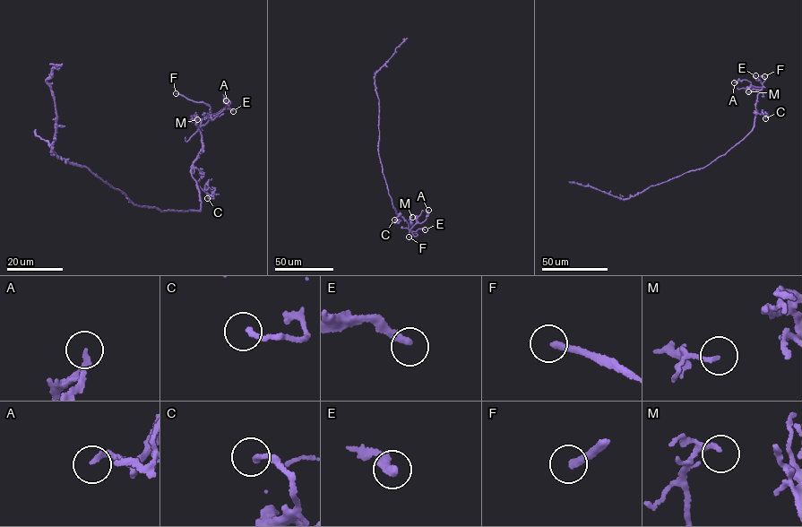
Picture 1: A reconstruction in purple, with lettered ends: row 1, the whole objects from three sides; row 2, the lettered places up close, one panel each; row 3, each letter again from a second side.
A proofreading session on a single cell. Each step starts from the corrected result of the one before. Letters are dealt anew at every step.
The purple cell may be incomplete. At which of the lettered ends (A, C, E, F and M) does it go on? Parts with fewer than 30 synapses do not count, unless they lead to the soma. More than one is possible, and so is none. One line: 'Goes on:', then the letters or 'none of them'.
Goes on: F

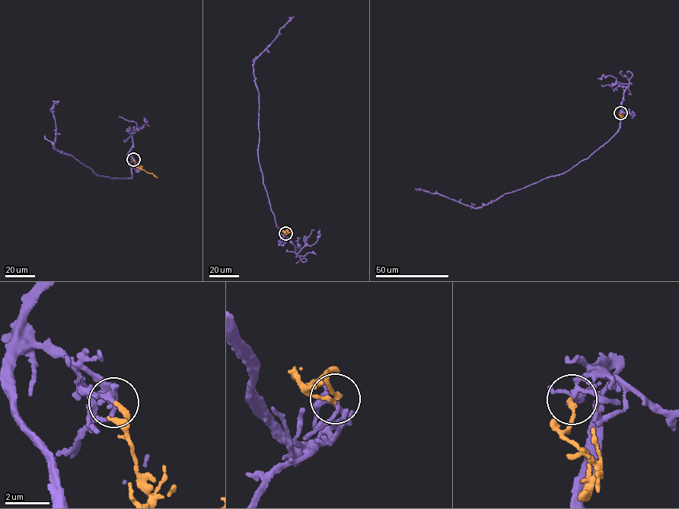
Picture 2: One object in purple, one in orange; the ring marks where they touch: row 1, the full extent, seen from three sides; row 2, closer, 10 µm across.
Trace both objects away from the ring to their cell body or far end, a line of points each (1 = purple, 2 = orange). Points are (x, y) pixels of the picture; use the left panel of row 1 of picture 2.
1: (133, 159), (127, 156), (132, 178), (112, 178), (54, 148), (50, 110), (58, 100)
2: (133, 159), (137, 167), (157, 177)

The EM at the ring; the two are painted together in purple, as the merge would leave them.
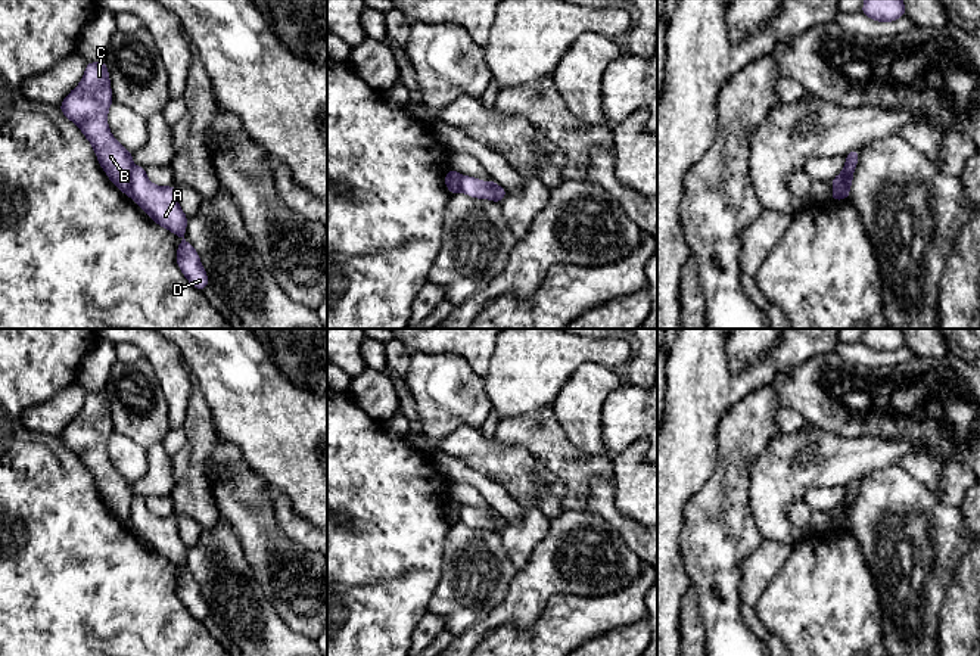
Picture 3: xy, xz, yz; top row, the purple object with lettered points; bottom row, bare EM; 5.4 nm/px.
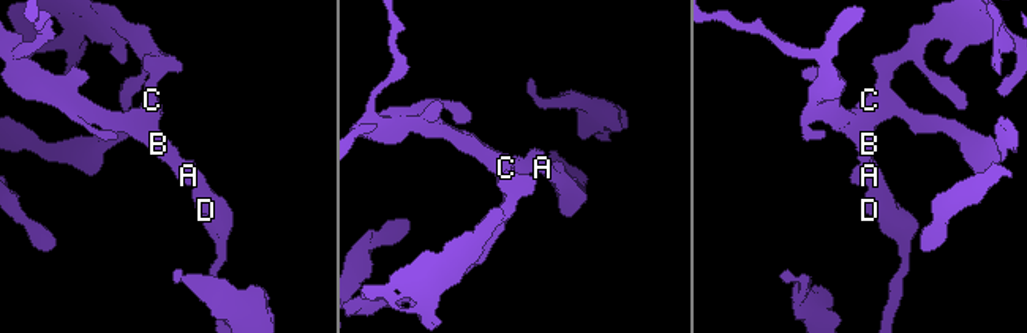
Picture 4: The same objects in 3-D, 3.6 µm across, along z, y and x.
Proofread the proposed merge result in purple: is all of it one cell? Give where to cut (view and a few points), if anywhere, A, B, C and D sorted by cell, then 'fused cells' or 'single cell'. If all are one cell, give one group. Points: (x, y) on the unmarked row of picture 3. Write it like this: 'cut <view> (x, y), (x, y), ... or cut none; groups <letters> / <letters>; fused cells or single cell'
cut xy (134, 496), (127, 524); groups A D / B C; fused cells

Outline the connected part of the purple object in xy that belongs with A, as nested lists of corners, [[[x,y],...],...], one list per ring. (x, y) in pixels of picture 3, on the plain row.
[[[134,495],[128,528],[131,528],[155,554],[165,557],[183,569],[177,576],[177,596],[193,618],[203,621],[209,615],[209,609],[197,581],[184,569],[189,547],[180,538],[175,516],[156,516],[147,509],[146,498]]]

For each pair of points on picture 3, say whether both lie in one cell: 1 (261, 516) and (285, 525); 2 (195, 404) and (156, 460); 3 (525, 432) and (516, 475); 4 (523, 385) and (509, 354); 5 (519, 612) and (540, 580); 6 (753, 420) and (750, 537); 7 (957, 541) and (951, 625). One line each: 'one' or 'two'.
1: two
2: two
3: two
4: one
5: one
6: one
7: two

